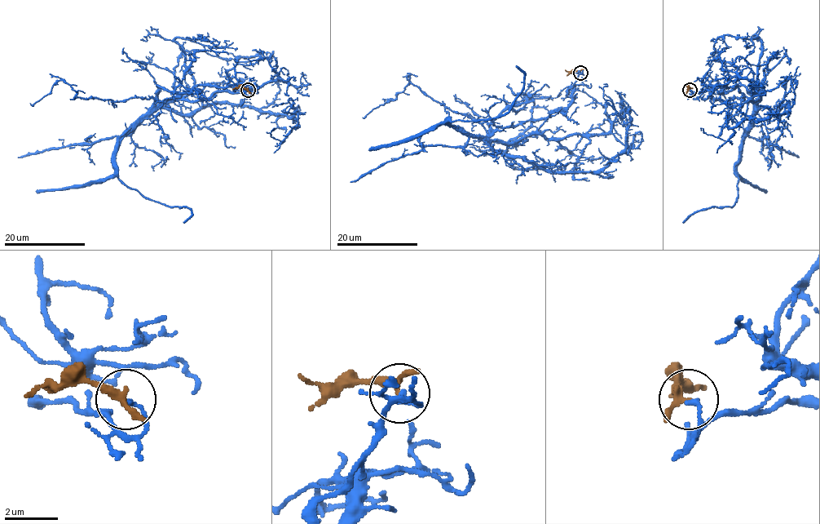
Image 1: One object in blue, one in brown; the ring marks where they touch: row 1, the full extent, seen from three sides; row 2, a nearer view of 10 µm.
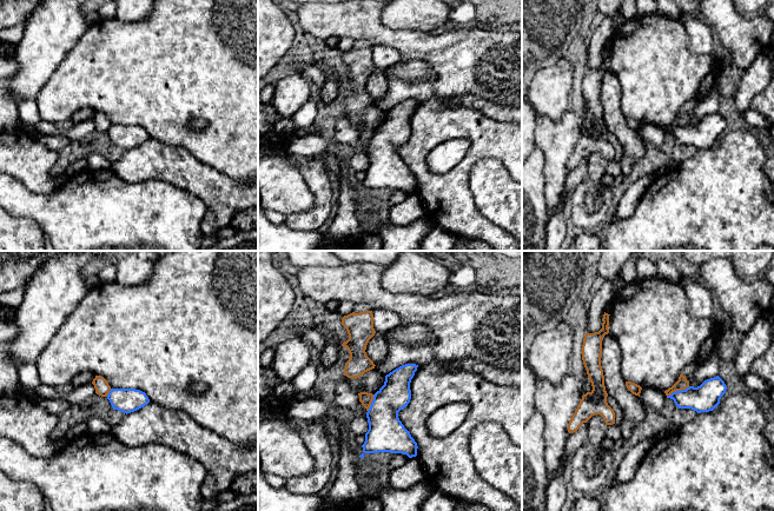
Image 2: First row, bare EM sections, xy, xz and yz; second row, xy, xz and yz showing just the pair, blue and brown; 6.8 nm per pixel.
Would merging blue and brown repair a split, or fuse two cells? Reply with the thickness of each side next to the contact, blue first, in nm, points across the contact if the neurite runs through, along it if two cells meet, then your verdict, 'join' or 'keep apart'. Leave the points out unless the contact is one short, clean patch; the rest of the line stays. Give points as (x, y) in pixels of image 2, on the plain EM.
190/80 nm | along yz (689, 123), (675, 126), (667, 133) | keep apart

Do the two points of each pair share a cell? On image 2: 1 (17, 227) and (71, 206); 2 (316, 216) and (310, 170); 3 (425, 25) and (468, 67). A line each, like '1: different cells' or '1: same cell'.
1: different cells
2: same cell
3: different cells

